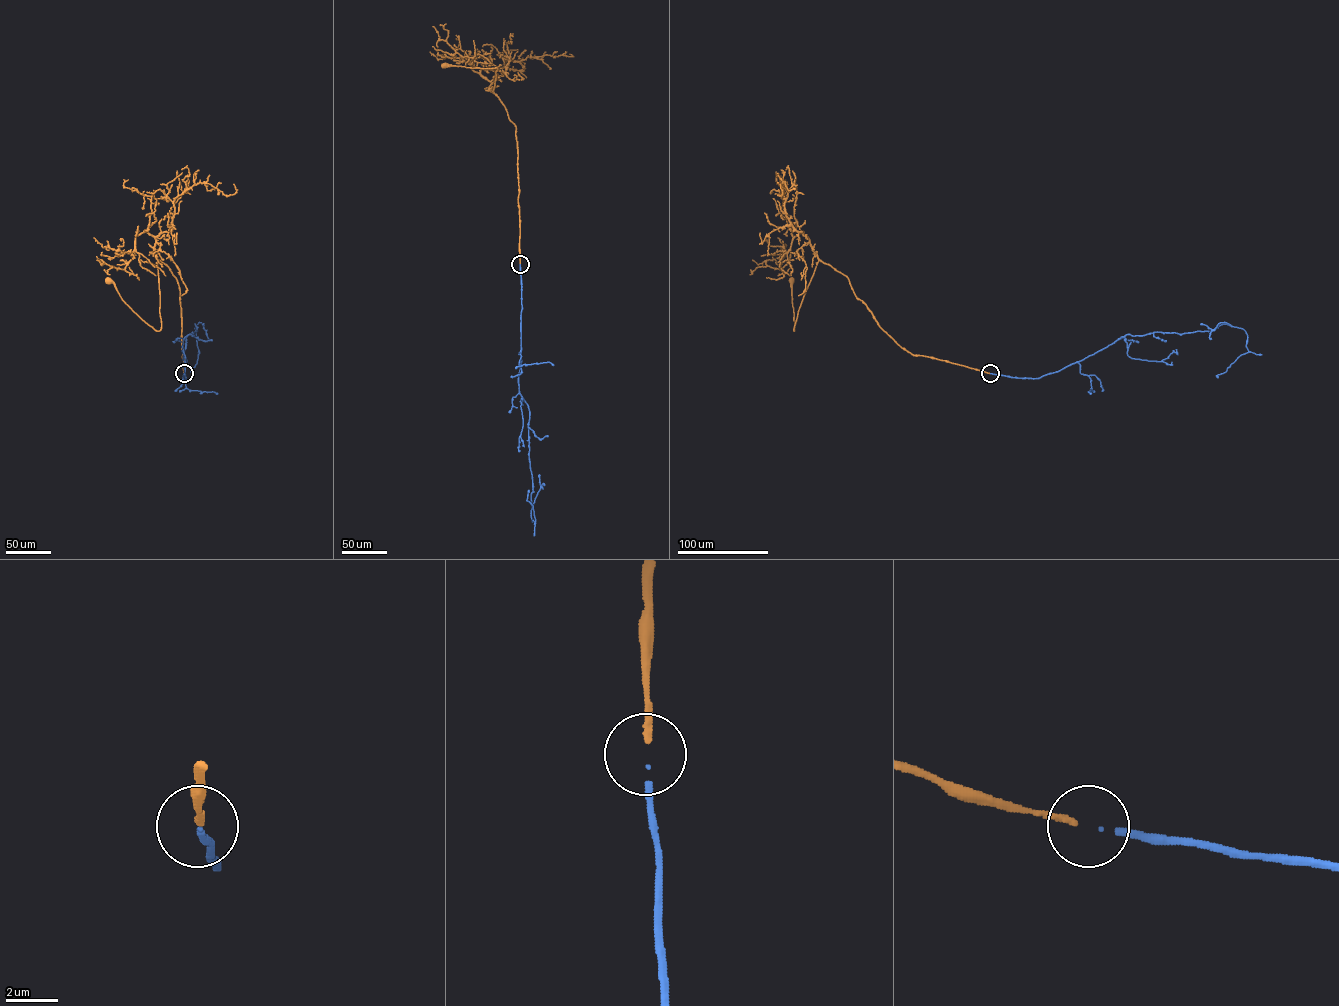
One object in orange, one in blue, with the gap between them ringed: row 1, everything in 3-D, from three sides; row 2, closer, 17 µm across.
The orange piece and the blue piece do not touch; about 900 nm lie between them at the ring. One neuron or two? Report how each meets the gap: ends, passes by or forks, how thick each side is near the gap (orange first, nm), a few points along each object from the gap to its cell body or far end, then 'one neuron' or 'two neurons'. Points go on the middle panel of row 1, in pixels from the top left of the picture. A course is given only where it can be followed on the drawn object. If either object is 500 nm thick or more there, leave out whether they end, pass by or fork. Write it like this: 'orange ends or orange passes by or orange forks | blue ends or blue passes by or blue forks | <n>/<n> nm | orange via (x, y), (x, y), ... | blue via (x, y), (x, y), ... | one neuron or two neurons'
orange ends | blue ends | 200/150 nm | orange via (520, 263), (516, 126), (493, 91), (497, 68), (444, 65) | blue via (520, 264), (518, 383), (529, 412), (531, 517), (535, 522), (533, 506), (526, 500), (529, 491) | one neuron

